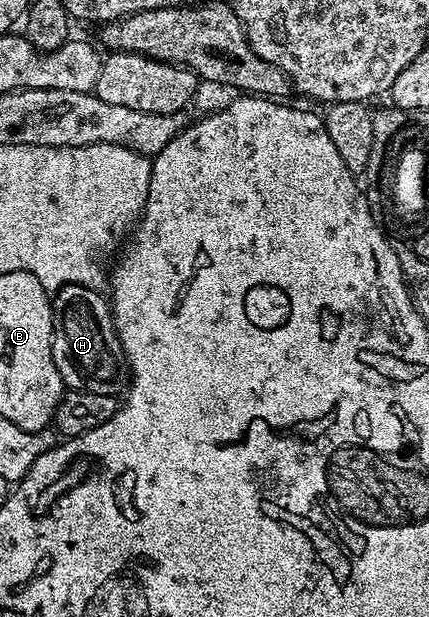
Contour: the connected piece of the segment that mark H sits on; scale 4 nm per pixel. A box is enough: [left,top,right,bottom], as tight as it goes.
[52,285,128,395]

